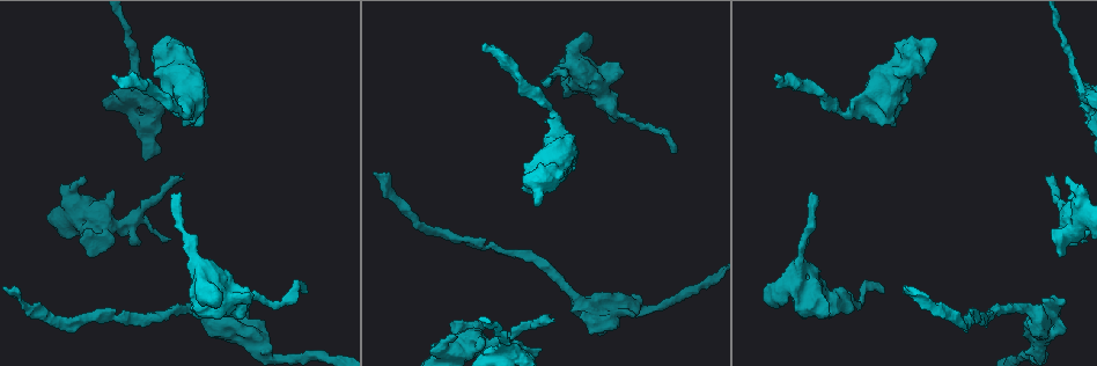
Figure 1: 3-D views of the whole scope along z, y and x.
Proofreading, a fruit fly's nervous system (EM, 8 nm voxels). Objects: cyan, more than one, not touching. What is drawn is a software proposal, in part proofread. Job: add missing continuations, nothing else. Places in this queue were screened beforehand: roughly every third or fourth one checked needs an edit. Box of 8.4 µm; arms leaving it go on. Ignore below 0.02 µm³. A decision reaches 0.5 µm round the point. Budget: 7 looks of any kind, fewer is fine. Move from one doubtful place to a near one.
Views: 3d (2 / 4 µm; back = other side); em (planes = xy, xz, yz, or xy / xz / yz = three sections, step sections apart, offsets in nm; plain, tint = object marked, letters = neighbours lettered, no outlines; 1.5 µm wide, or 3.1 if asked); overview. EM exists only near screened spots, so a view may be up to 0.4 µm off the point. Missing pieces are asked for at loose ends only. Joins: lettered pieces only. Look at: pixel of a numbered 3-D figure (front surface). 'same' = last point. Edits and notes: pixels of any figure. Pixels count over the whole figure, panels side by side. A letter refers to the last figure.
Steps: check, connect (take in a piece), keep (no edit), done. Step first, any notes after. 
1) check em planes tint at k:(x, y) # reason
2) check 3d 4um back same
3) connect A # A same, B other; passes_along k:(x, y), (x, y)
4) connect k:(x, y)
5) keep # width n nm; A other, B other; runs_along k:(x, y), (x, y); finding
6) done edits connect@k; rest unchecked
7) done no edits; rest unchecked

check em xy step 8 tint at 1:(777, 73) # an open end

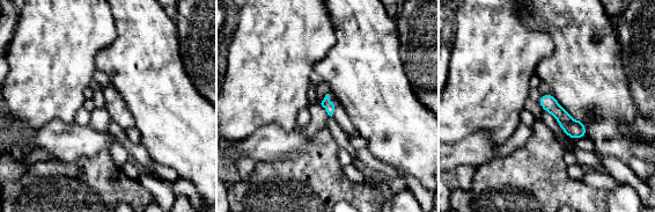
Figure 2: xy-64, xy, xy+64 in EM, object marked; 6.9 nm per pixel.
check em yz step 8 letters same # another direction

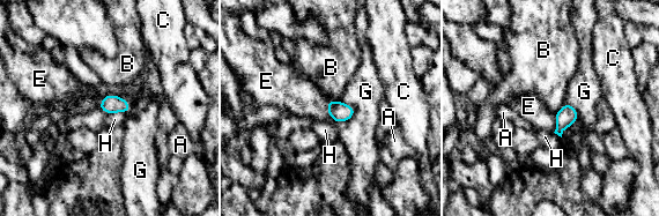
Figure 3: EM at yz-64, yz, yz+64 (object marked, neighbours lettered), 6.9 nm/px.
connect E # width 130 nm; A other, B other, C other, E same, G other, H other; passes_along 3:(339, 111), (327, 109), (301, 97); it goes on there

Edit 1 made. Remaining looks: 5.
check overview

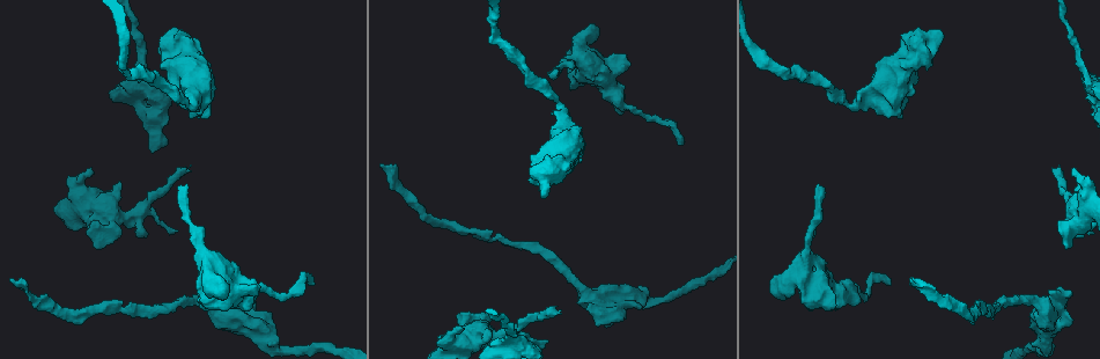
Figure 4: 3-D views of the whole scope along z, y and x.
check em planes letters at 4:(817, 185) # free end

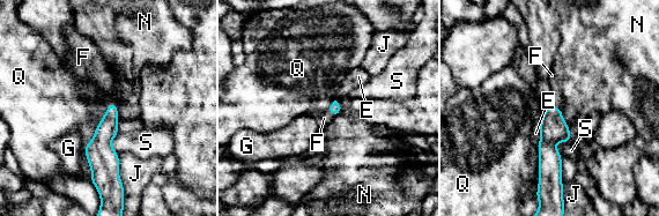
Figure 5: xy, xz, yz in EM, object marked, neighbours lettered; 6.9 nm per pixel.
connect F # E other, F same, G other, J other, N other, Q other, S other; passes_along 5:(553, 127), (555, 106), (556, 98); the cell continues

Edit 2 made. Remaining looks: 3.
check em xy step 8 tint at 4:(557, 314) # branch stops here

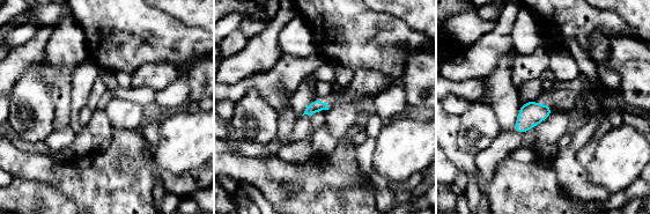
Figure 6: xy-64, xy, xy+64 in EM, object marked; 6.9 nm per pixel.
check em planes letters same

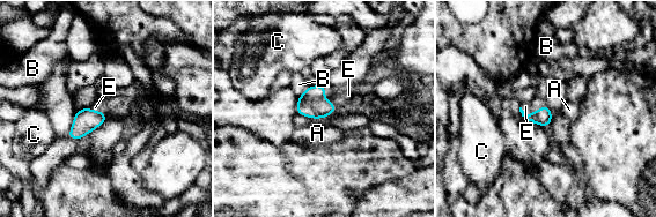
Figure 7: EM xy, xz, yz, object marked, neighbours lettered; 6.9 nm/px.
connect E # width 130 nm; A other, B other, C other, E same; passes_along 7:(312, 104), (324, 92), (330, 91); the cell continues

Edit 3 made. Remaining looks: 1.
done edits connect@3, connect@5, connect@7; rest unchecked

